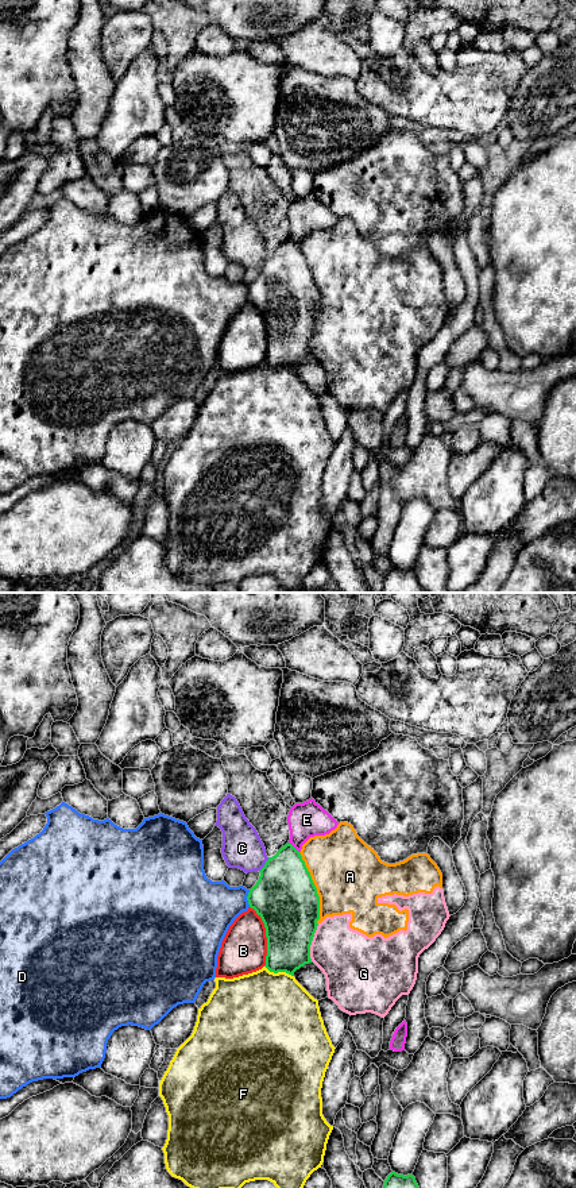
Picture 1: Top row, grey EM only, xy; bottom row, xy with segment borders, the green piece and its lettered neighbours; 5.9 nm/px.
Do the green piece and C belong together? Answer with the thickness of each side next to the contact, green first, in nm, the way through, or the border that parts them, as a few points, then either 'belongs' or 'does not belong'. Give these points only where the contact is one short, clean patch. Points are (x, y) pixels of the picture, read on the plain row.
380 nm thick on the green side, 240 nm on the other; border along xy (269, 253), (259, 266); does not belong

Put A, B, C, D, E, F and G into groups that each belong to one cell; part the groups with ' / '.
A G / B / C / D / E / F

